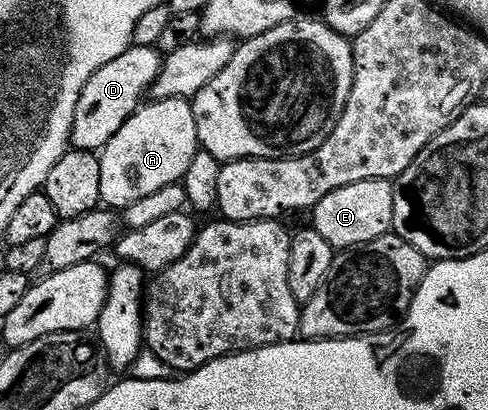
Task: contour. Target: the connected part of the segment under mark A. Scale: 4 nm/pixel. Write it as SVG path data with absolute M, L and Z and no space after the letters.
M166 98L141 103L99 153L101 201L109 209L120 210L138 198L146 198L146 194L154 194L154 190L162 186L177 183L196 151L194 114L187 99Z

